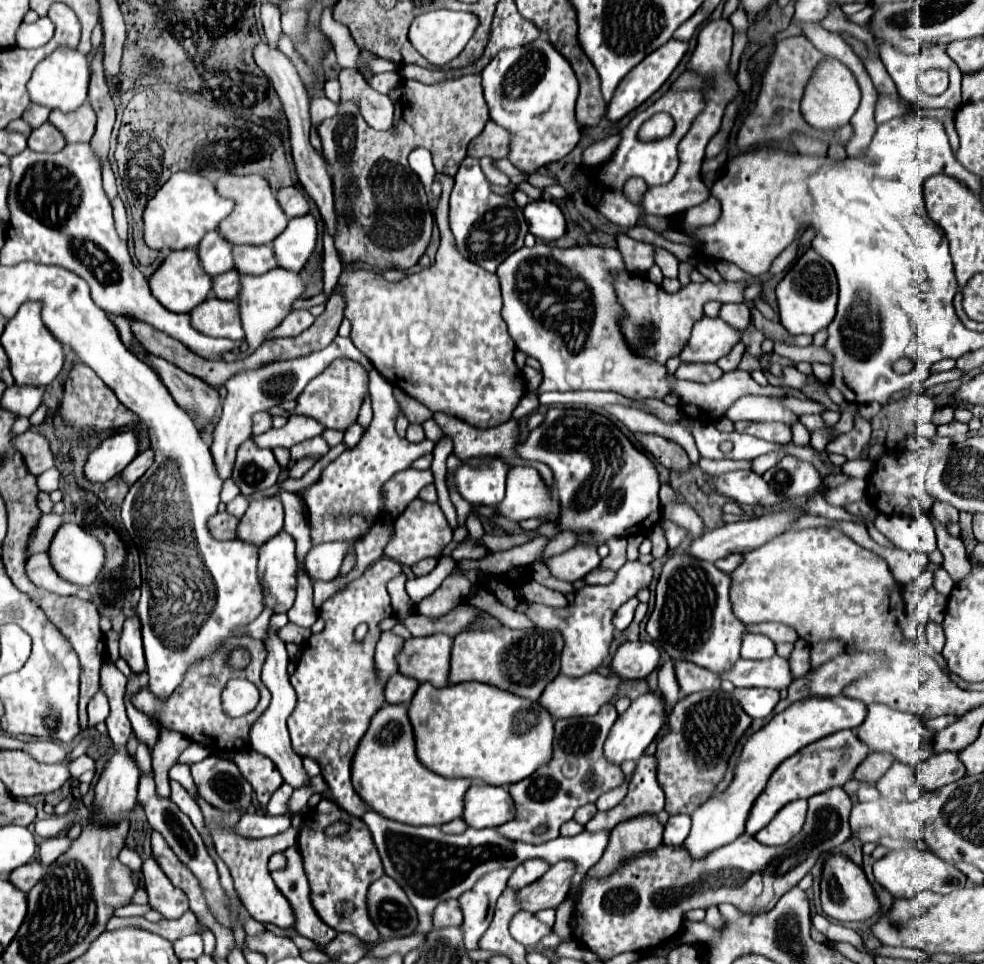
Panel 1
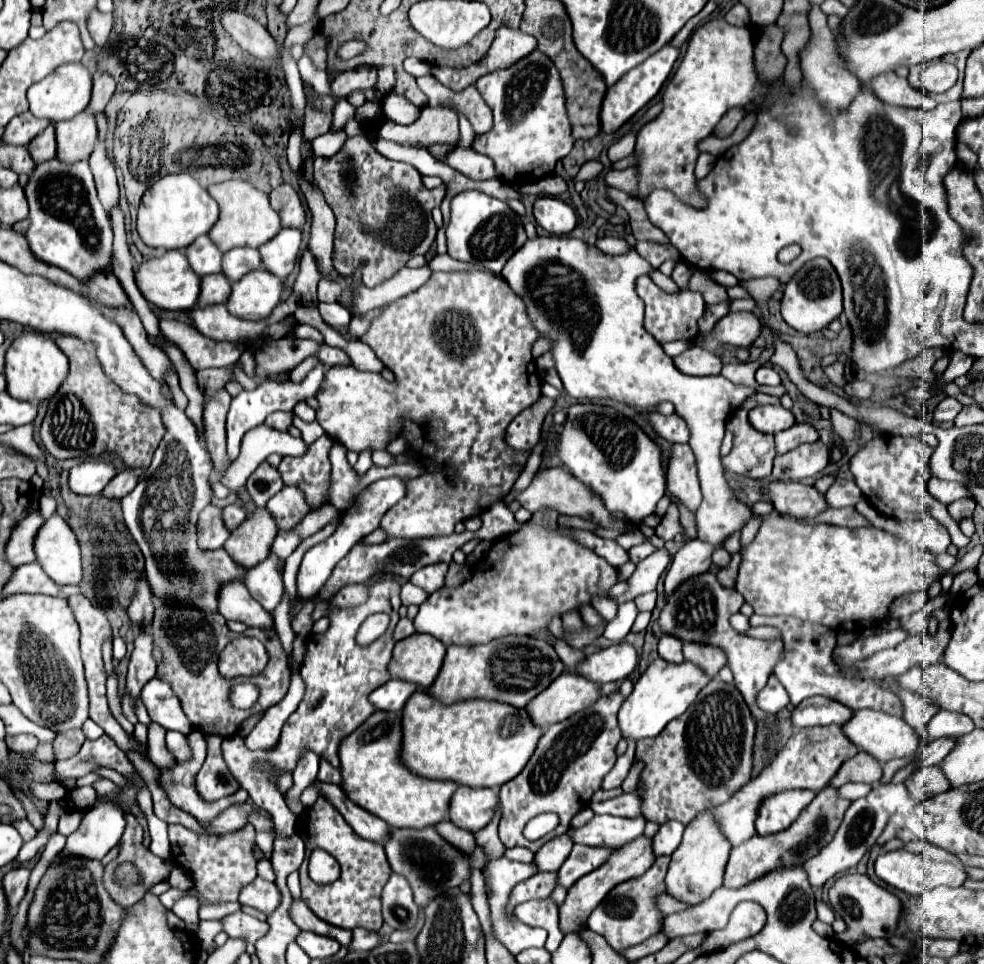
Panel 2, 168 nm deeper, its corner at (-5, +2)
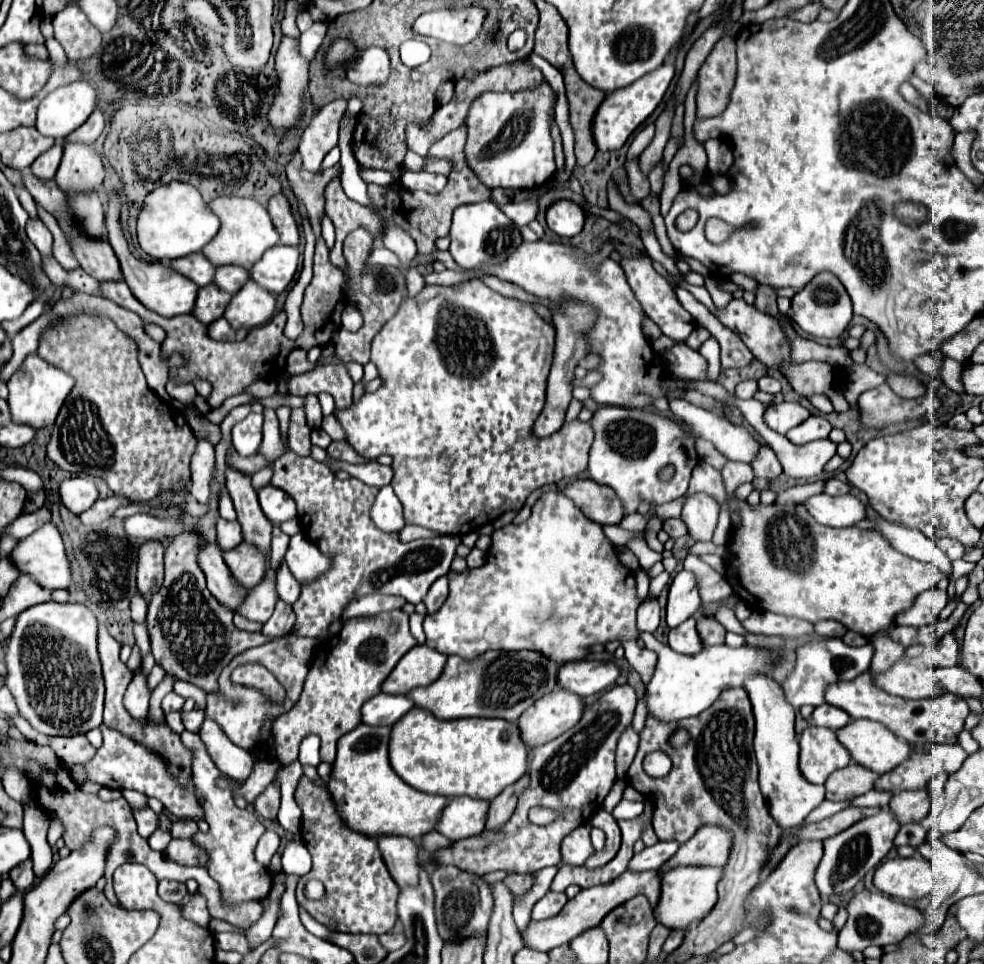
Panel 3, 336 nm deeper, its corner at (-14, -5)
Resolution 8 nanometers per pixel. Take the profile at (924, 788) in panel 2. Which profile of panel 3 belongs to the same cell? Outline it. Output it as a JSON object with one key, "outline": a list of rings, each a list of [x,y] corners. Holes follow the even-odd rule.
{"outline":[[[918,789],[918,791],[902,791],[898,795],[892,795],[890,811],[894,813],[900,825],[918,823],[930,811],[930,793],[926,789]]]}

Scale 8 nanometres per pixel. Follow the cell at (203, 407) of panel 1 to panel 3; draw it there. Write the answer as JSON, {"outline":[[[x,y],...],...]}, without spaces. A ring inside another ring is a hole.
{"outline":[[[226,467],[226,489],[234,501],[238,523],[242,525],[244,543],[250,543],[262,551],[266,557],[266,573],[264,579],[274,581],[276,573],[270,567],[270,537],[272,537],[272,523],[266,519],[266,515],[260,509],[258,495],[250,485],[250,477],[234,471],[232,467]]]}

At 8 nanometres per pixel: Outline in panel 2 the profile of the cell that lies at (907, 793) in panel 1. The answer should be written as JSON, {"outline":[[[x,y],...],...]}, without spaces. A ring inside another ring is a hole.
{"outline":[[[889,782],[889,784],[875,786],[865,798],[859,798],[859,800],[851,802],[851,806],[845,812],[845,820],[843,820],[841,828],[837,830],[837,836],[833,838],[833,842],[827,844],[821,850],[821,854],[815,856],[815,860],[809,860],[809,864],[805,864],[809,884],[813,888],[823,886],[829,878],[837,876],[839,872],[845,872],[845,870],[853,868],[863,858],[863,854],[875,844],[879,834],[883,832],[883,828],[885,828],[885,810],[891,812],[893,808],[897,808],[899,804],[903,804],[907,800],[913,800],[913,798],[911,798],[905,782],[901,782],[901,784]]]}

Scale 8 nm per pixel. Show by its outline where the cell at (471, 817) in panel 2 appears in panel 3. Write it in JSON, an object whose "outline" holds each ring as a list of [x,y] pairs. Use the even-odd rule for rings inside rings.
{"outline":[[[454,797],[448,801],[444,807],[436,831],[450,841],[466,839],[472,835],[480,835],[486,823],[486,813],[488,813],[486,801],[480,799],[470,799],[470,797]]]}

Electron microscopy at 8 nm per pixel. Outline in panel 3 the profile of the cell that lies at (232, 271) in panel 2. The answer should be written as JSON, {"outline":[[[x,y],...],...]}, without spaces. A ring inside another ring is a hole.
{"outline":[[[222,265],[216,267],[216,275],[214,275],[214,285],[220,287],[222,291],[234,295],[242,289],[242,285],[248,281],[248,271],[238,267],[238,265]]]}

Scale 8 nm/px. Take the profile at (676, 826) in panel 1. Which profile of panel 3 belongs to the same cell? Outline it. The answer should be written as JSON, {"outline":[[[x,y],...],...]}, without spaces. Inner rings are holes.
{"outline":[[[658,841],[652,847],[644,847],[644,851],[634,853],[634,857],[628,863],[628,871],[656,871],[660,869],[676,851],[678,843],[674,841]]]}

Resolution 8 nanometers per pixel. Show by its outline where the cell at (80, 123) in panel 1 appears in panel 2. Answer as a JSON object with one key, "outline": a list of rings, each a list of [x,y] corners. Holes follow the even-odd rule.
{"outline":[[[83,110],[71,120],[55,122],[55,134],[57,134],[57,156],[61,156],[61,160],[89,158],[97,142],[95,116],[89,110]]]}

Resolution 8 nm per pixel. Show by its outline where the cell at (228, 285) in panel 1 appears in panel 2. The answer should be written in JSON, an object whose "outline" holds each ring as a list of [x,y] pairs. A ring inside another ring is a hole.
{"outline":[[[223,272],[201,278],[201,300],[199,300],[199,306],[227,302],[229,296],[231,296],[231,282],[223,276]]]}

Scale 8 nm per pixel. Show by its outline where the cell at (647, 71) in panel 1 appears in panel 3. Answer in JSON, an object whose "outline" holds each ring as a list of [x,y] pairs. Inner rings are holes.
{"outline":[[[666,61],[664,65],[660,65],[658,69],[654,69],[648,75],[640,77],[632,85],[606,95],[606,99],[600,103],[600,107],[592,119],[592,139],[598,147],[598,151],[620,149],[626,143],[626,139],[632,135],[632,131],[658,107],[658,103],[662,101],[668,85],[672,81],[672,77],[674,77],[674,65],[670,61]]]}

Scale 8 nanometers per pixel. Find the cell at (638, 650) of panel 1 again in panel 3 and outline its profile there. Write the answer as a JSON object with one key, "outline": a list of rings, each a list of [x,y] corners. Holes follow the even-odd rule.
{"outline":[[[576,661],[566,663],[558,671],[558,687],[580,697],[590,697],[614,685],[618,677],[616,663],[602,661]]]}

